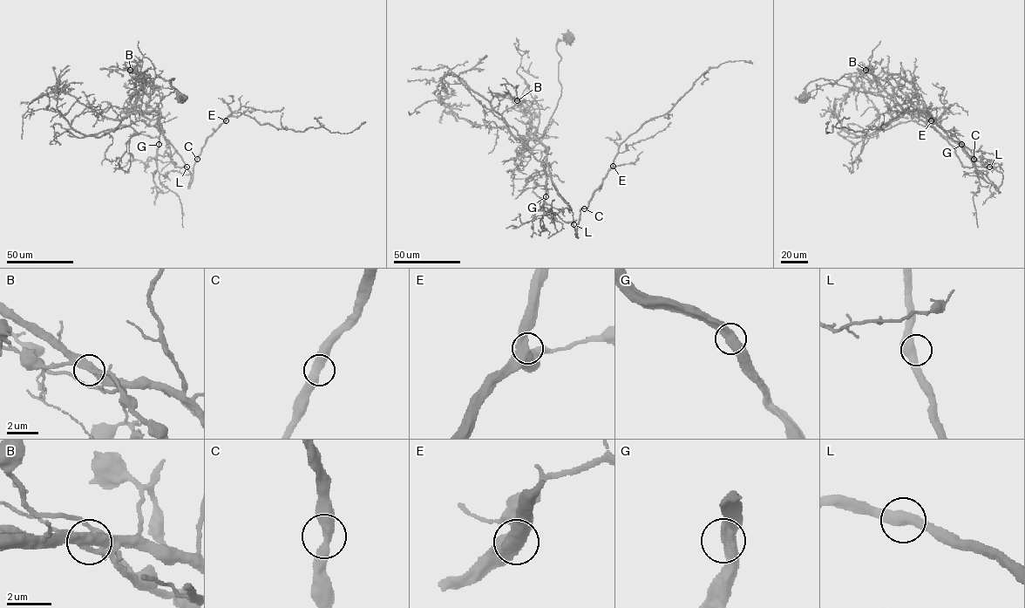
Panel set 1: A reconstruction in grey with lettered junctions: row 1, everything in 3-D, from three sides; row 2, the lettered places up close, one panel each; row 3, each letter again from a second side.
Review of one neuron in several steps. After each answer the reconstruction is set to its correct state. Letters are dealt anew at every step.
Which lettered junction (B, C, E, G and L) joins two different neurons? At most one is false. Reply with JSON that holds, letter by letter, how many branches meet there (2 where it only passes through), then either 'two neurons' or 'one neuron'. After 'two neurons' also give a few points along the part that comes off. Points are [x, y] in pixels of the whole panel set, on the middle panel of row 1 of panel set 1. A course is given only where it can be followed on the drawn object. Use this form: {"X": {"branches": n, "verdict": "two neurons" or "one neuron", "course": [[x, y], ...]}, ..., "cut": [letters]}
{"B": {"branches": 2, "verdict": "two neurons", "course": [[517, 100], [527, 105], [532, 126], [525, 147], [516, 157], [511, 158], [538, 153]]}, "C": {"branches": 2, "verdict": "one neuron"}, "E": {"branches": 2, "verdict": "one neuron"}, "G": {"branches": 2, "verdict": "one neuron"}, "L": {"branches": 2, "verdict": "one neuron"}, "cut": ["B"]}

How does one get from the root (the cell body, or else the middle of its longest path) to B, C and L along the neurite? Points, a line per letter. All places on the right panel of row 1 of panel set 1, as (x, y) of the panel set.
B: (802, 98), (809, 83), (823, 78), (858, 92), (890, 99), (904, 111), (878, 79), (865, 70)
C: (802, 98), (823, 78), (890, 99), (976, 166), (1000, 171), (998, 187), (974, 159)
L: (802, 98), (805, 87), (820, 78), (858, 92), (885, 96), (956, 142), (976, 166), (989, 167)

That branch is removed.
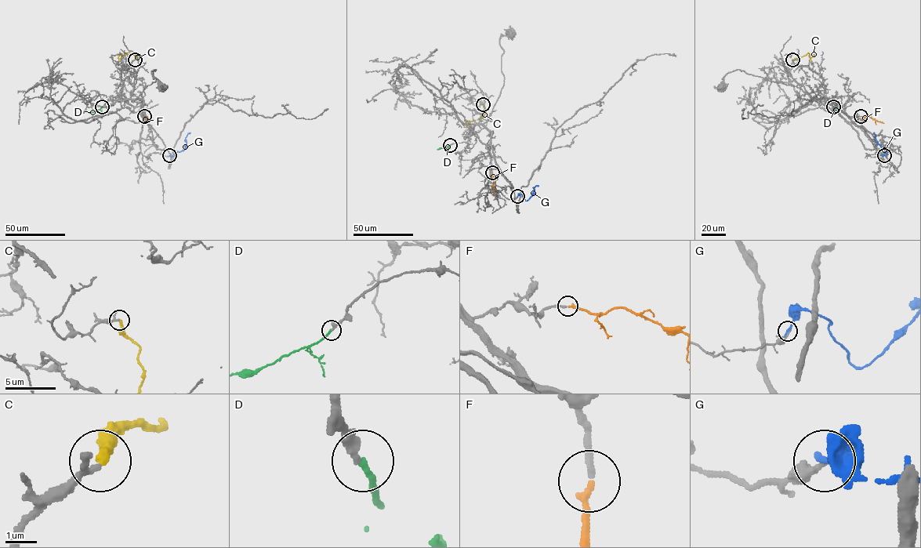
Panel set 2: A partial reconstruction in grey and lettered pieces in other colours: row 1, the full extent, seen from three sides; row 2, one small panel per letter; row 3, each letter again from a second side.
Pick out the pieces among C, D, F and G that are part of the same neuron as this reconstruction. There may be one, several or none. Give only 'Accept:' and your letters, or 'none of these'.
Accept: D, F

